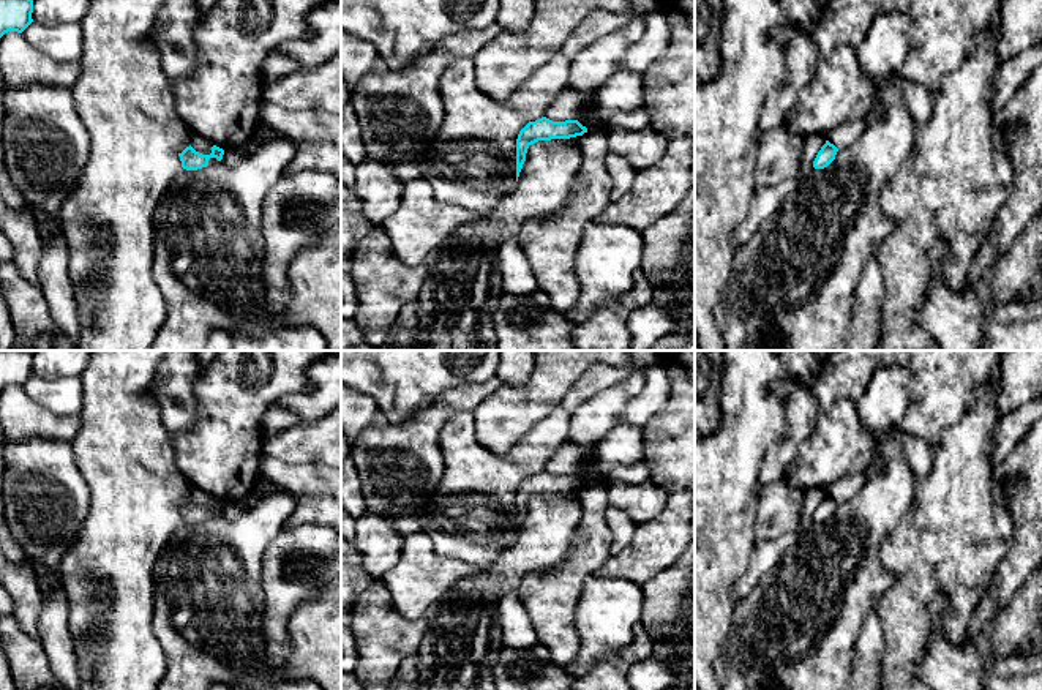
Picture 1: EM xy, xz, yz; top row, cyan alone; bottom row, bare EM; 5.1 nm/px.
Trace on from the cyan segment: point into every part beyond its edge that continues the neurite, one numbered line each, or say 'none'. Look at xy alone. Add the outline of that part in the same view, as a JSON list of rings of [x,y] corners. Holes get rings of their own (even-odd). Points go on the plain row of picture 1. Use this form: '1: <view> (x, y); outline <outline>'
none

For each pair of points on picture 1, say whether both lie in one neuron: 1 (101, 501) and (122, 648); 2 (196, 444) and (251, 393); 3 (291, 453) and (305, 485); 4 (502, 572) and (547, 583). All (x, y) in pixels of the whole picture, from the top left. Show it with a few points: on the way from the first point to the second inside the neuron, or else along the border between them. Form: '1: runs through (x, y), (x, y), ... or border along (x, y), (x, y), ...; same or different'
1: runs through (117, 537), (117, 577), (122, 611); same
2: runs through (210, 434), (237, 408); same
3: border along (264, 455), (289, 464), (324, 466); different
4: border along (558, 564), (529, 572), (515, 591); different

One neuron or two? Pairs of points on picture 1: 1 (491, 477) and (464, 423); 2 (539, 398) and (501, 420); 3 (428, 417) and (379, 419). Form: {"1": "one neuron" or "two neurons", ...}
{"1": "one neuron", "2": "one neuron", "3": "one neuron"}

